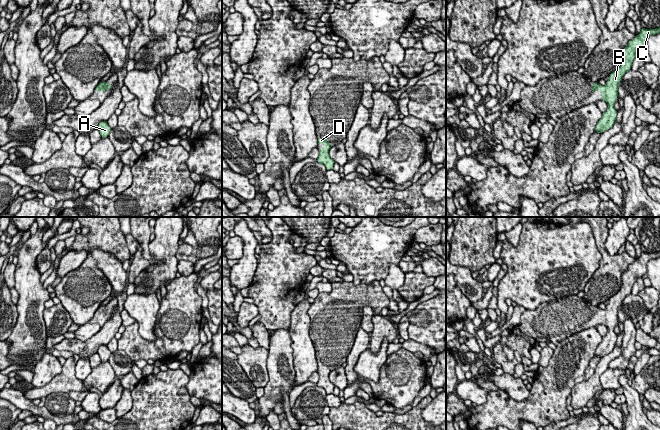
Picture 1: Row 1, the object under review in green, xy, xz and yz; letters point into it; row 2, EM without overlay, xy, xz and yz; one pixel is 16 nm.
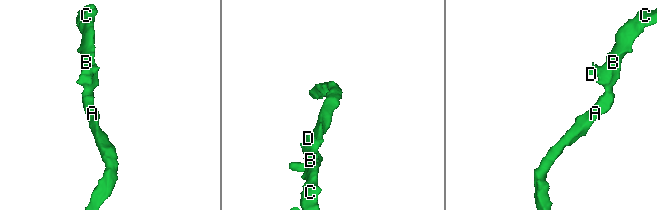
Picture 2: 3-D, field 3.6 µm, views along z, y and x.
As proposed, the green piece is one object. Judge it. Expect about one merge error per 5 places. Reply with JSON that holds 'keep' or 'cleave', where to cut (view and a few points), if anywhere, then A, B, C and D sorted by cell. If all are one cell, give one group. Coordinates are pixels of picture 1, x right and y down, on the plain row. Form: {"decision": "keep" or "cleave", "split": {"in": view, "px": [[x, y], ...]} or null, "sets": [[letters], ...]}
{"decision": "keep", "split": null, "sets": [["A", "B", "C", "D"]]}

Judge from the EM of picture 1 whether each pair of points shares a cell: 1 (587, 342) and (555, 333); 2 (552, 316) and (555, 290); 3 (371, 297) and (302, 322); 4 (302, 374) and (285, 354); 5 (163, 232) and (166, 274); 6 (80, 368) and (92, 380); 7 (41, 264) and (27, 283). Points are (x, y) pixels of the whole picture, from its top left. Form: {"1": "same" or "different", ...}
{"1": "different", "2": "different", "3": "different", "4": "different", "5": "same", "6": "different", "7": "different"}

